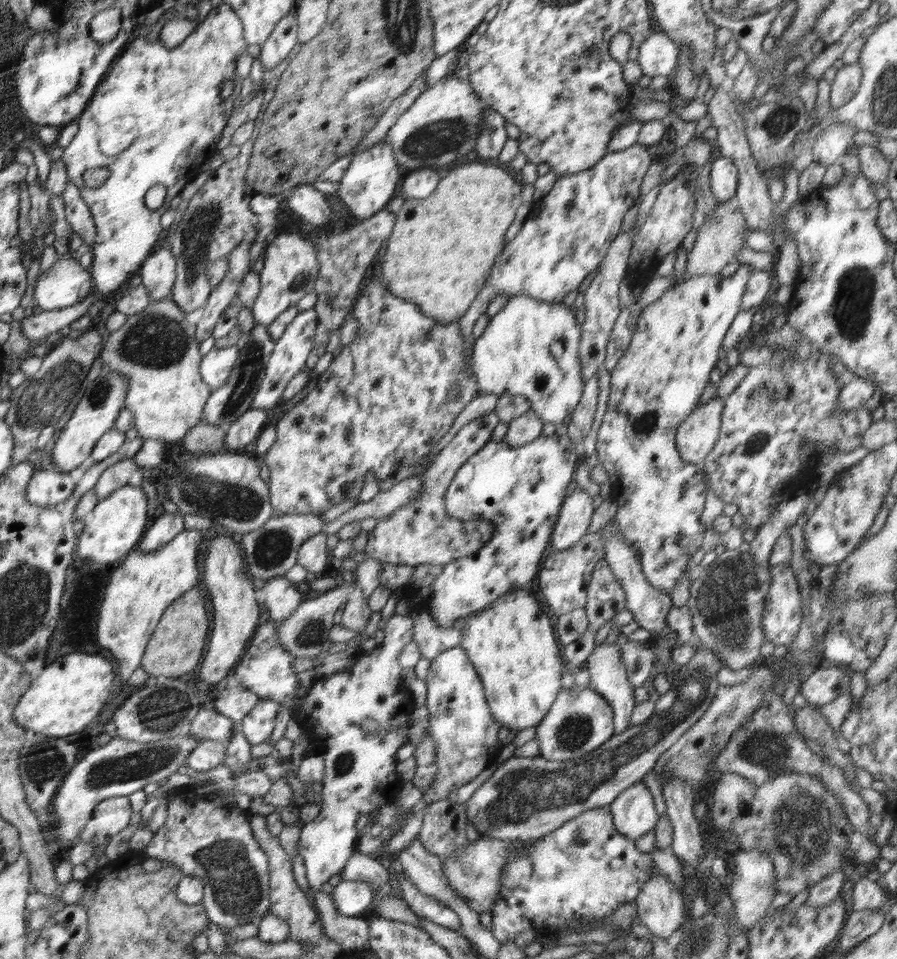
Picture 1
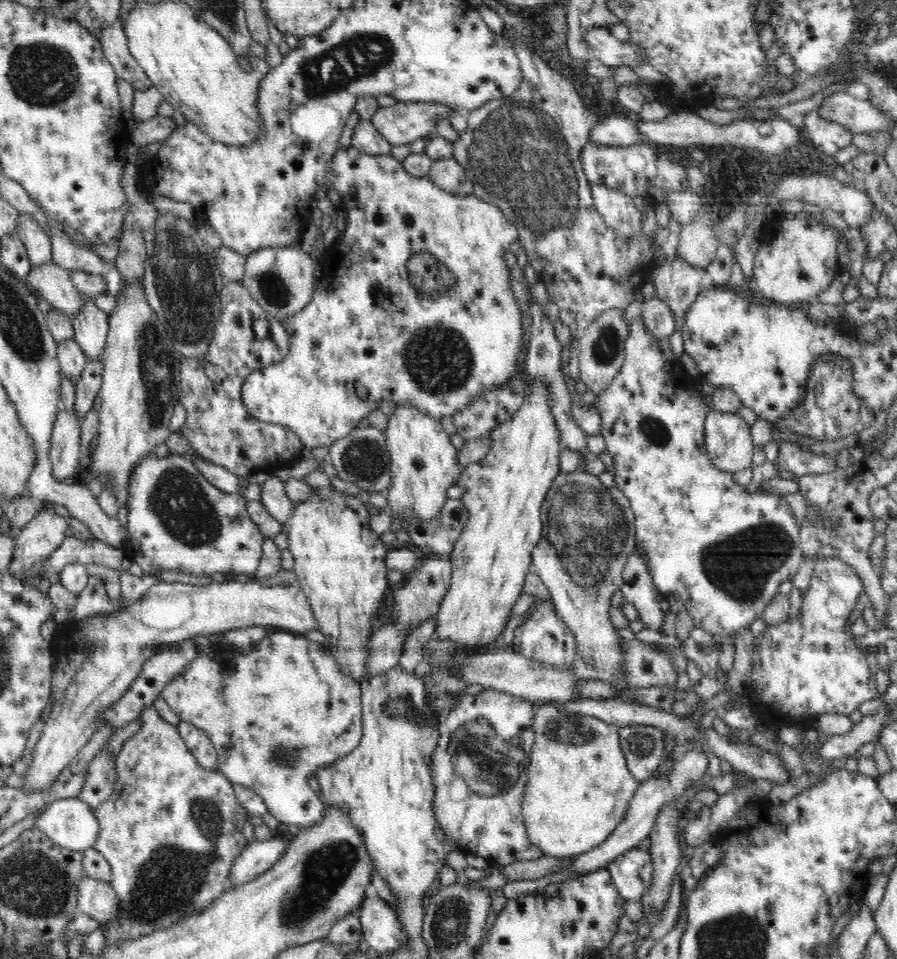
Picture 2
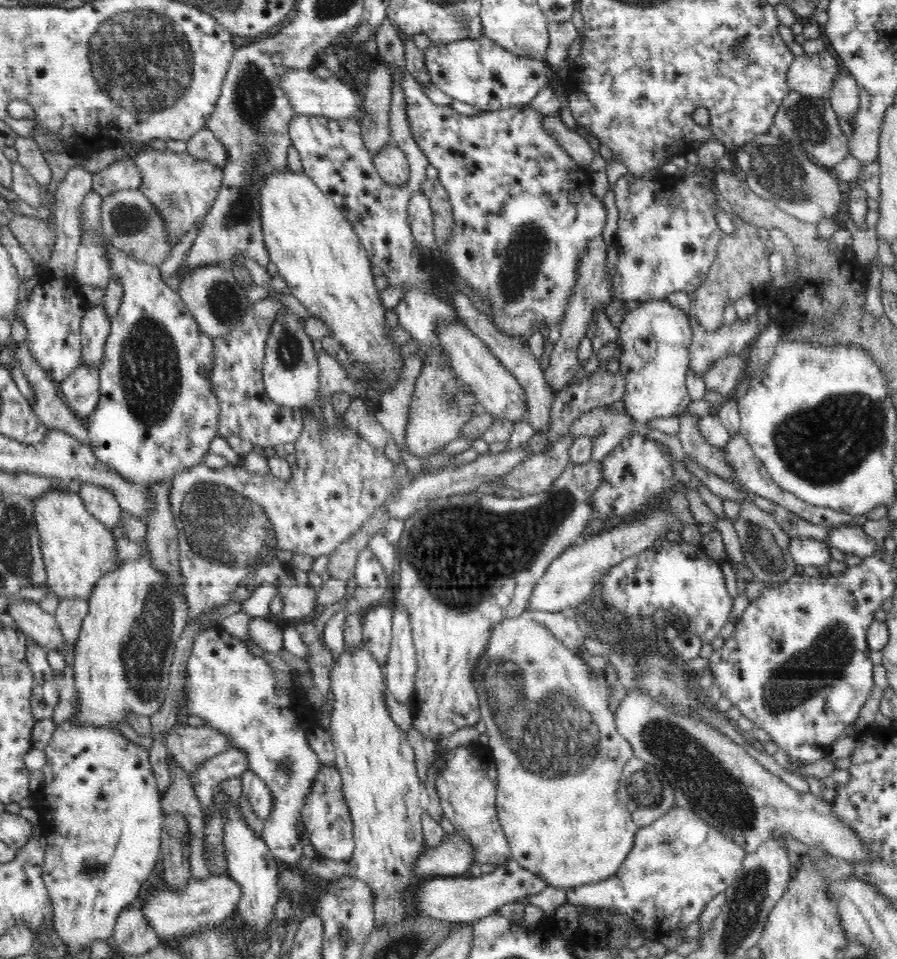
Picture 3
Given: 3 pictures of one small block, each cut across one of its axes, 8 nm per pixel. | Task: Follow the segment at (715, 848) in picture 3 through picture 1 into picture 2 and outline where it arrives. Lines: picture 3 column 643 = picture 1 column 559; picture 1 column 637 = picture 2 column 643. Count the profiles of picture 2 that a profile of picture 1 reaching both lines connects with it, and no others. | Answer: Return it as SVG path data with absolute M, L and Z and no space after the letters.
M634 848L611 862L607 869L620 896L640 900L652 881L652 863L648 849Z

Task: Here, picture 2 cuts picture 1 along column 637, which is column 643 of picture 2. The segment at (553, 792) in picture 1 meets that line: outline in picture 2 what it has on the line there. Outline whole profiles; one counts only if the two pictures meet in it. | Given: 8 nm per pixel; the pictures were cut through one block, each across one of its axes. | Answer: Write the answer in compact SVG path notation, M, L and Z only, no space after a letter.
M636 724L636 726L619 727L620 746L624 753L628 770L638 782L652 778L652 772L658 770L666 758L664 732L654 726Z

